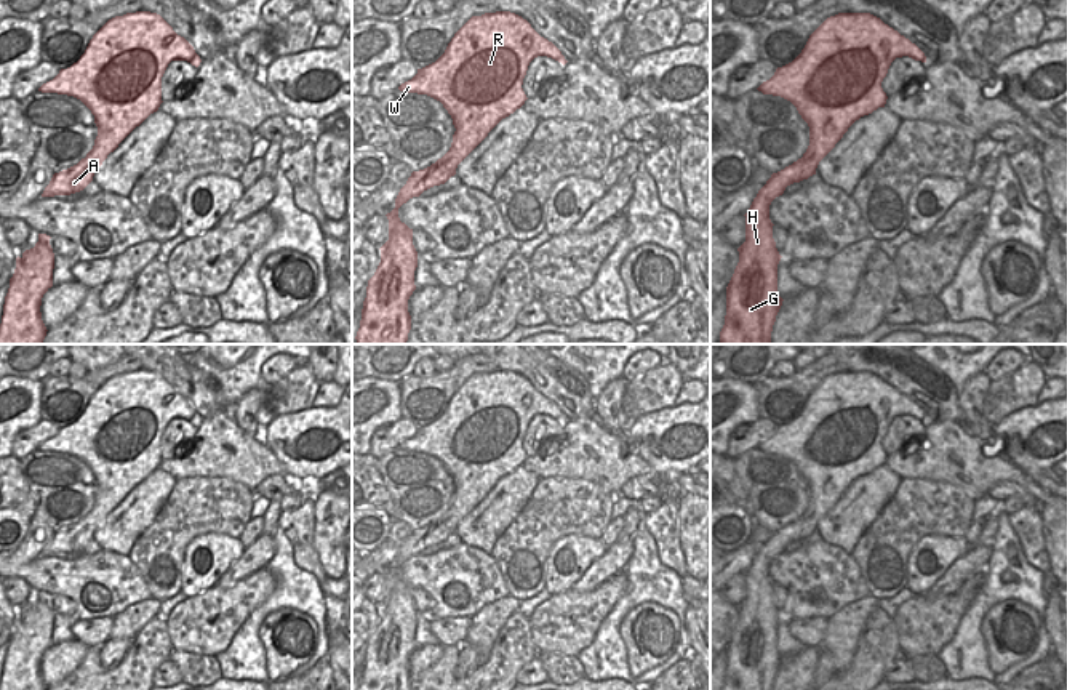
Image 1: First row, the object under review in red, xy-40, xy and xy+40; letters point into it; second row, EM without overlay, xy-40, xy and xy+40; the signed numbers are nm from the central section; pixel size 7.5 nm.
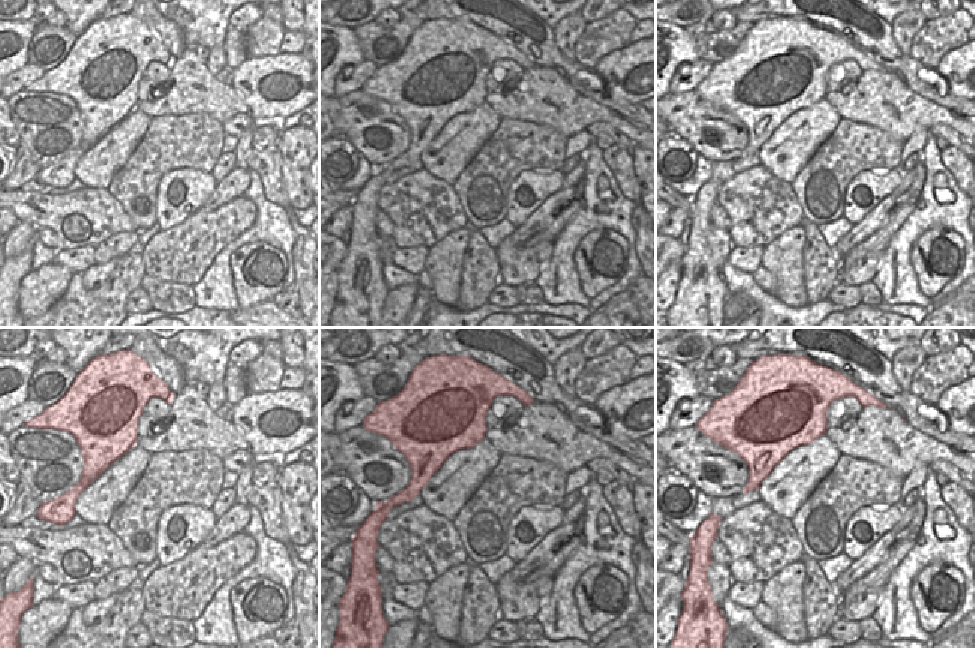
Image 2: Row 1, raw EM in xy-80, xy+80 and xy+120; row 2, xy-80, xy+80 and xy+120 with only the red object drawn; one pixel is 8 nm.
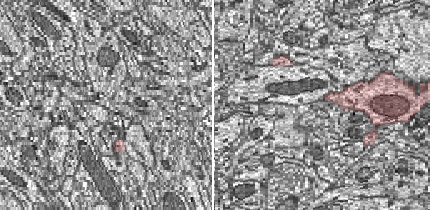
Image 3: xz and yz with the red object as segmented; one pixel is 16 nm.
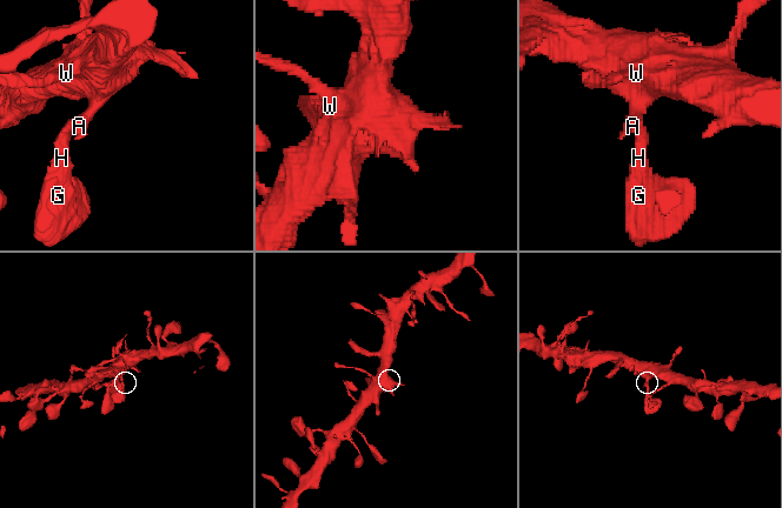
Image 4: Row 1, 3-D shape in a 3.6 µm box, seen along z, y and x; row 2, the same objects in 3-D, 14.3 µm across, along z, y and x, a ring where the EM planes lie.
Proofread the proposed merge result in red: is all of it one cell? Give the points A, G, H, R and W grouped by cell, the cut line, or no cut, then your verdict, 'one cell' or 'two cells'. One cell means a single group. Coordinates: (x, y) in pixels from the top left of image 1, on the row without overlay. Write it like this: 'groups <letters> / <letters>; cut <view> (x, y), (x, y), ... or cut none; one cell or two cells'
groups A G H R W; cut none; one cell

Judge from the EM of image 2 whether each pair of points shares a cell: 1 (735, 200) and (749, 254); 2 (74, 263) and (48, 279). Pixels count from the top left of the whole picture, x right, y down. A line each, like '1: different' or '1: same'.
1: different
2: different

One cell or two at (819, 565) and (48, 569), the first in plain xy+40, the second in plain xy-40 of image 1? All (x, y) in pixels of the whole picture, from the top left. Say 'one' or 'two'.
one

